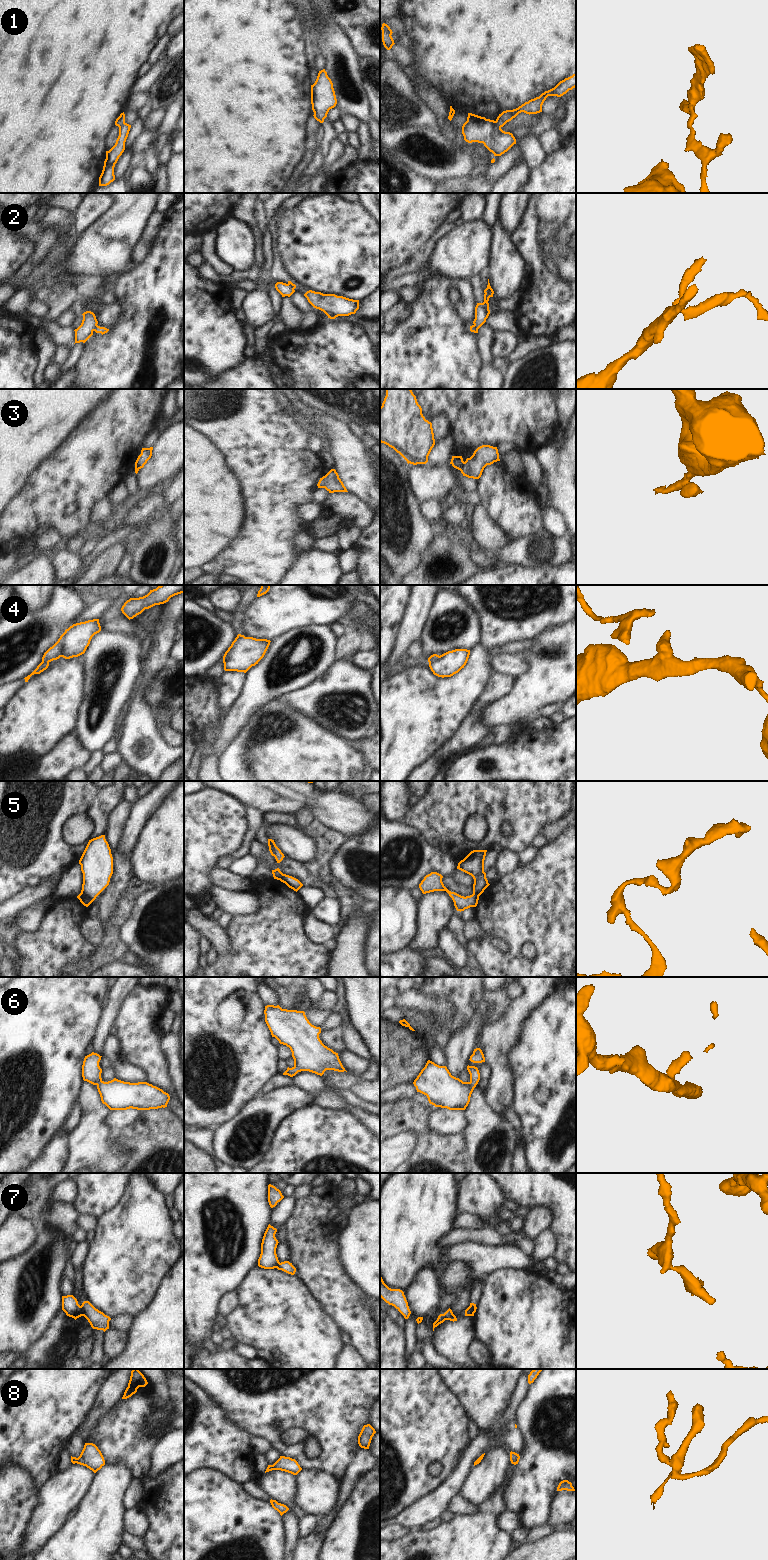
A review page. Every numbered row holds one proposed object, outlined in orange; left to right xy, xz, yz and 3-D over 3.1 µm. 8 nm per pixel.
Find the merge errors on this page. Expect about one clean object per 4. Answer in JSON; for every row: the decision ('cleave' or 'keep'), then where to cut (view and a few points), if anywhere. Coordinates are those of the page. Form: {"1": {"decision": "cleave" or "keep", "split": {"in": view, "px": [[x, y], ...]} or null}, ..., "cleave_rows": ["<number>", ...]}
{"1": {"decision": "cleave", "split": {"in": "yz", "px": [[495, 121], [500, 127]]}}, "2": {"decision": "cleave", "split": {"in": "xy", "px": [[97, 325], [93, 330]]}}, "3": {"decision": "cleave", "split": {"in": "yz", "px": [[464, 462], [460, 470]]}}, "4": {"decision": "cleave", "split": {"in": "xy", "px": [[63, 634], [61, 640], [62, 651], [55, 659]]}}, "5": {"decision": "cleave", "split": {"in": "xy", "px": [[81, 892], [92, 901]]}}, "6": {"decision": "keep", "split": null}, "7": {"decision": "cleave", "split": {"in": "xy", "px": [[80, 1306], [83, 1315]]}}, "8": {"decision": "cleave", "split": {"in": "xy", "px": [[78, 1458], [76, 1462]]}}, "cleave_rows": ["1", "2", "3", "4", "5", "7", "8"]}

